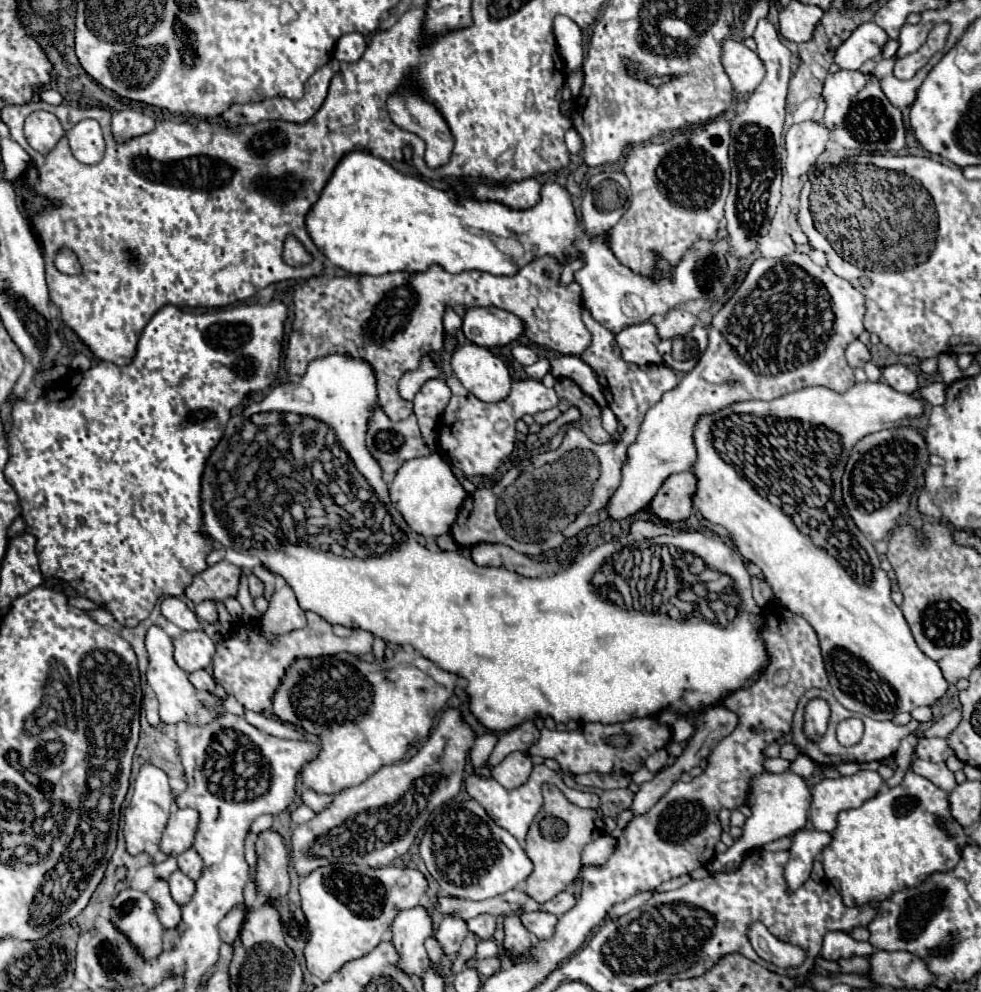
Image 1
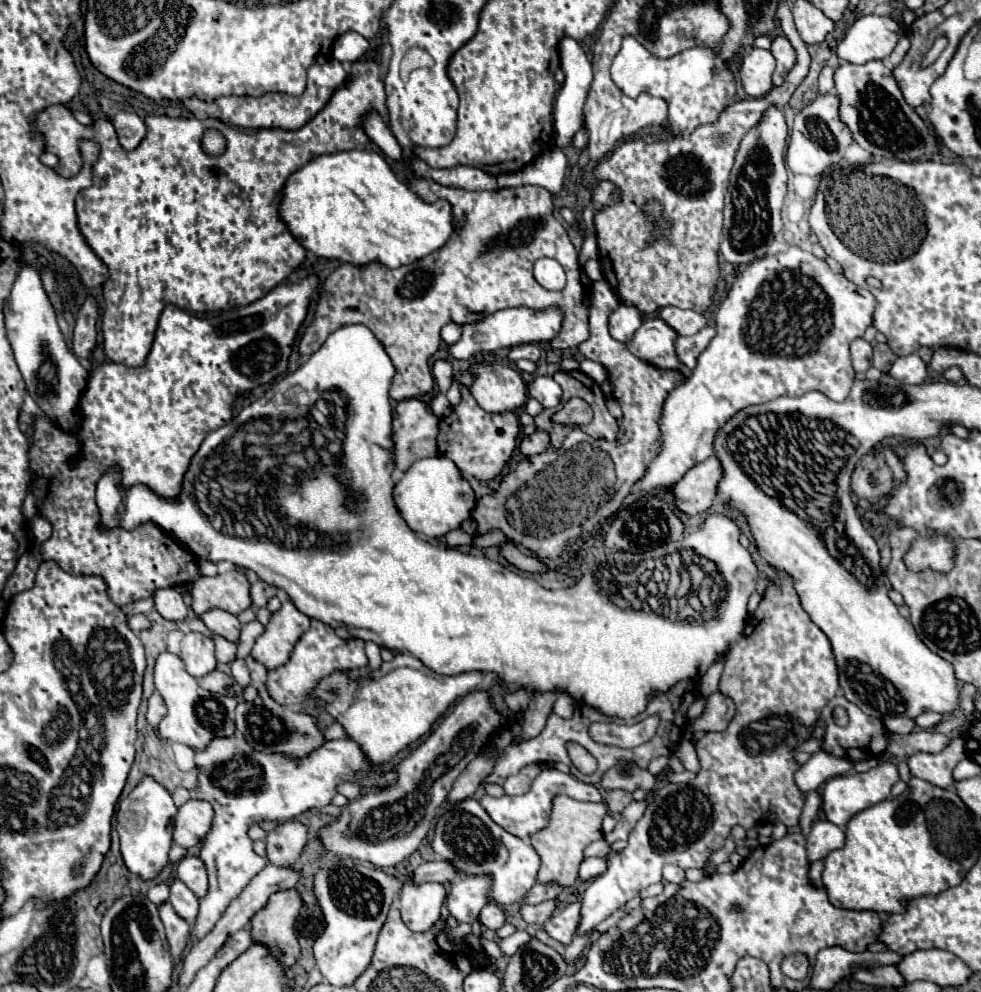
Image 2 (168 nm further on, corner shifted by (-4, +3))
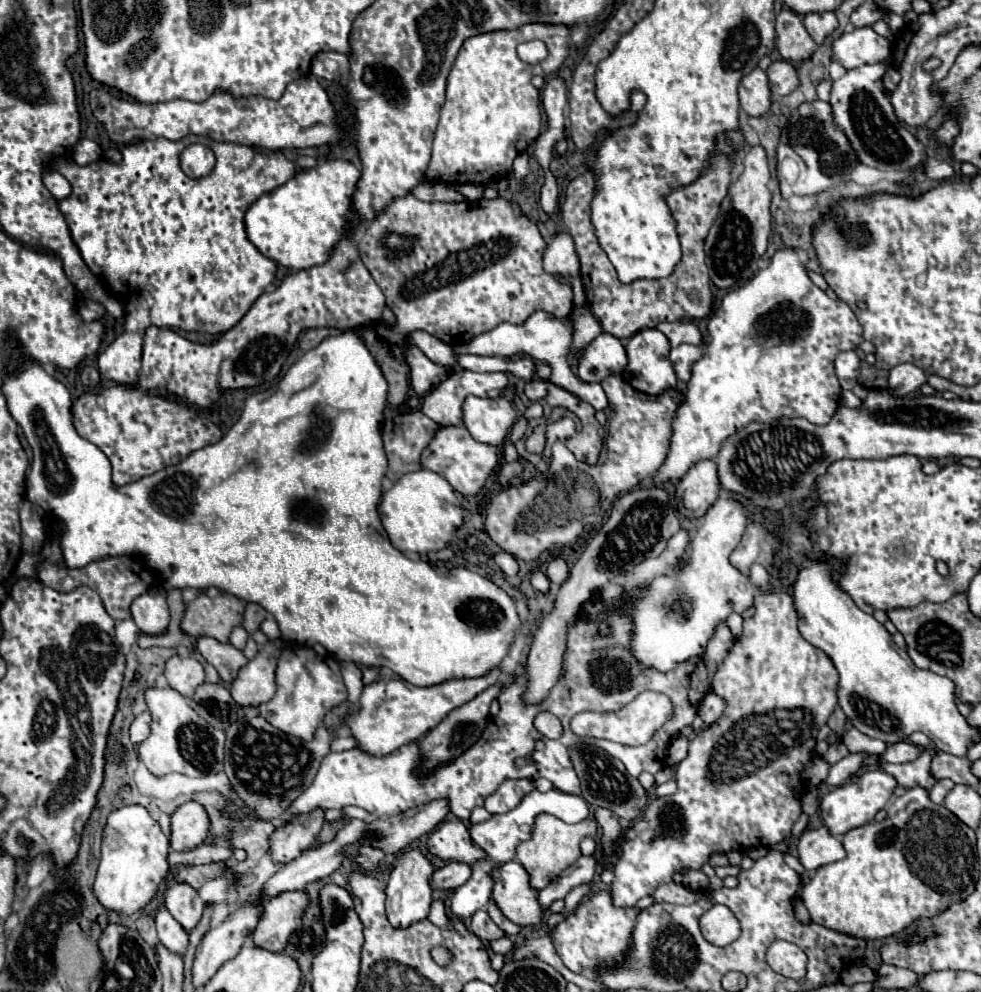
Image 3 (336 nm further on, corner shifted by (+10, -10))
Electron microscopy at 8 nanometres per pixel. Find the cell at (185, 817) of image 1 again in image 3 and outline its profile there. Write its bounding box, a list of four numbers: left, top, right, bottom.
[169,802,209,852]

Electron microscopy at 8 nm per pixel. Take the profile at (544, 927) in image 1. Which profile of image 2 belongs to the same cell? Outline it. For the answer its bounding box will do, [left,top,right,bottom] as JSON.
[543,901,581,945]

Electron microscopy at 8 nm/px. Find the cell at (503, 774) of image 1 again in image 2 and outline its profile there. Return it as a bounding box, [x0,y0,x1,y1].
[503,765,541,795]

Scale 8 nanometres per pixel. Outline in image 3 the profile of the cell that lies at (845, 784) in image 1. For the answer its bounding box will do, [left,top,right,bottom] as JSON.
[819,770,897,836]

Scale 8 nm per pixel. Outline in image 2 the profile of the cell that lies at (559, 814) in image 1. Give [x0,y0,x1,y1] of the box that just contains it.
[531,795,607,887]

